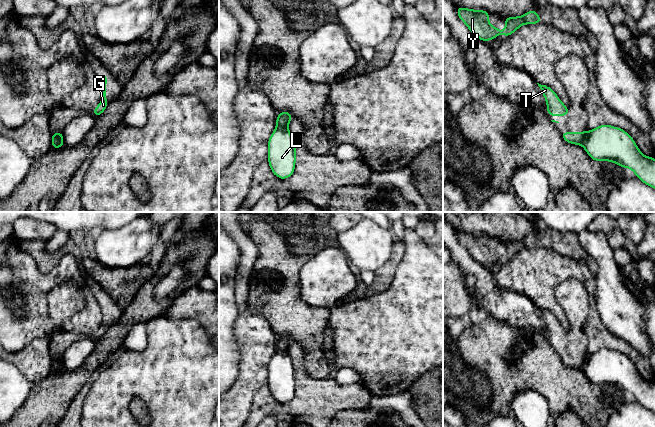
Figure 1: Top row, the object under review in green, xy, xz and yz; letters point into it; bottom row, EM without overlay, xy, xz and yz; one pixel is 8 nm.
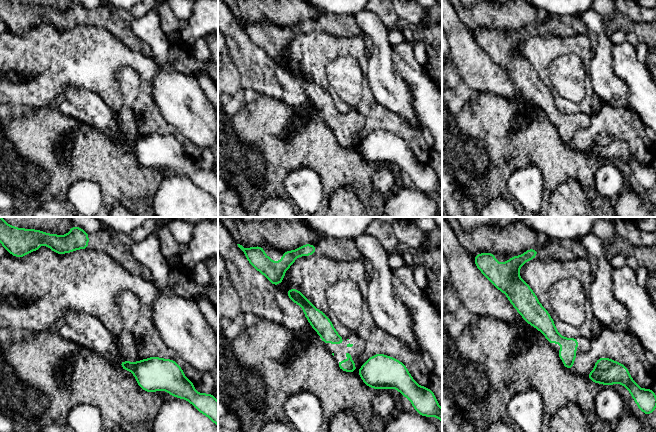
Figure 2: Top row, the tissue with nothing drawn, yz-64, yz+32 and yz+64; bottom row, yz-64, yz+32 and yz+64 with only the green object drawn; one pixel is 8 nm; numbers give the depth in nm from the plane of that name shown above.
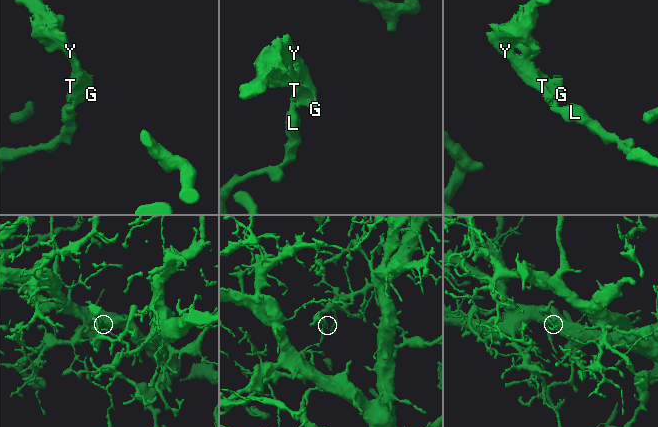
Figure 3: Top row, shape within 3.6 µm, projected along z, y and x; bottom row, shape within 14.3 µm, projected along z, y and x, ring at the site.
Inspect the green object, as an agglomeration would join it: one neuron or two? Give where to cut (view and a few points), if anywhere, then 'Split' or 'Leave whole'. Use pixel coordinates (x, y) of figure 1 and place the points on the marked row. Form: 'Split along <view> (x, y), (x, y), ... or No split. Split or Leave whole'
Split along yz (586, 132), (581, 144). Split

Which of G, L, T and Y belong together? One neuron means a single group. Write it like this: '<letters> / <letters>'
G T Y / L

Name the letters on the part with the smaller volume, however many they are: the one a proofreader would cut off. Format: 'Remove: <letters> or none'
Remove: G, T, Y

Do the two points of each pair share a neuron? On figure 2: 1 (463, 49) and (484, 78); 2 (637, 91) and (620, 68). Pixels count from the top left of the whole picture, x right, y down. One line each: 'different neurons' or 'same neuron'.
1: same neuron
2: same neuron

